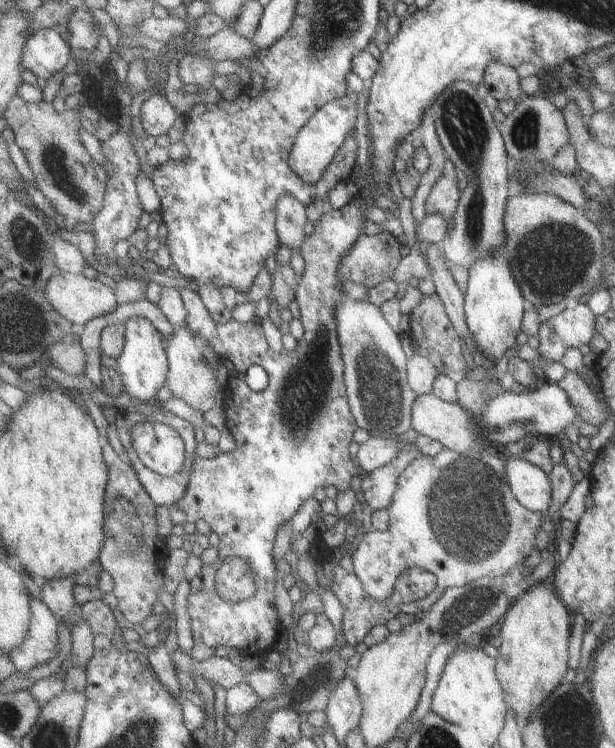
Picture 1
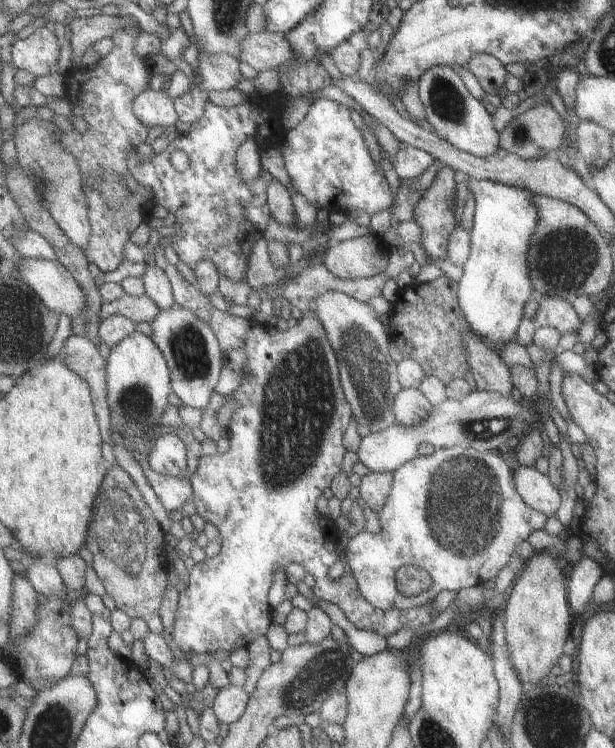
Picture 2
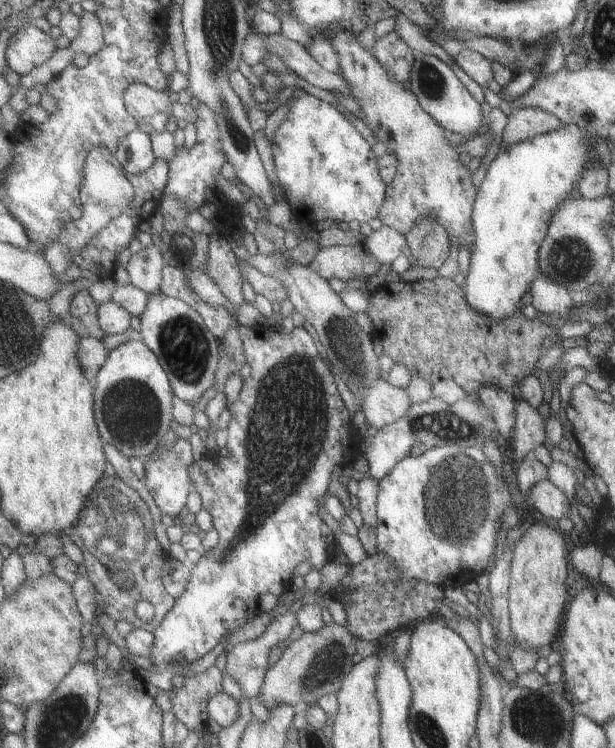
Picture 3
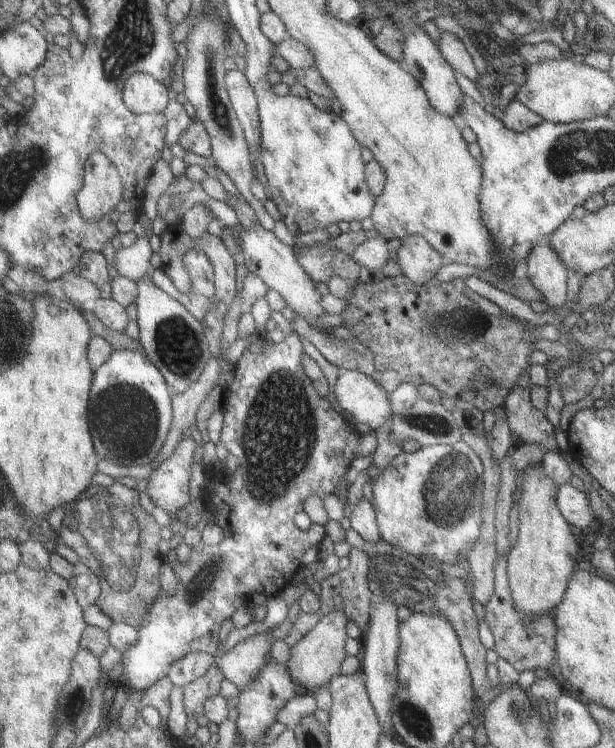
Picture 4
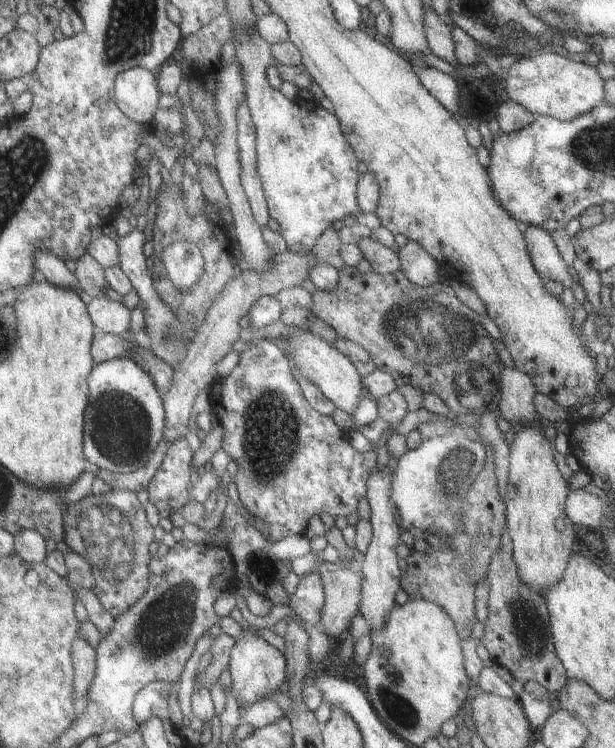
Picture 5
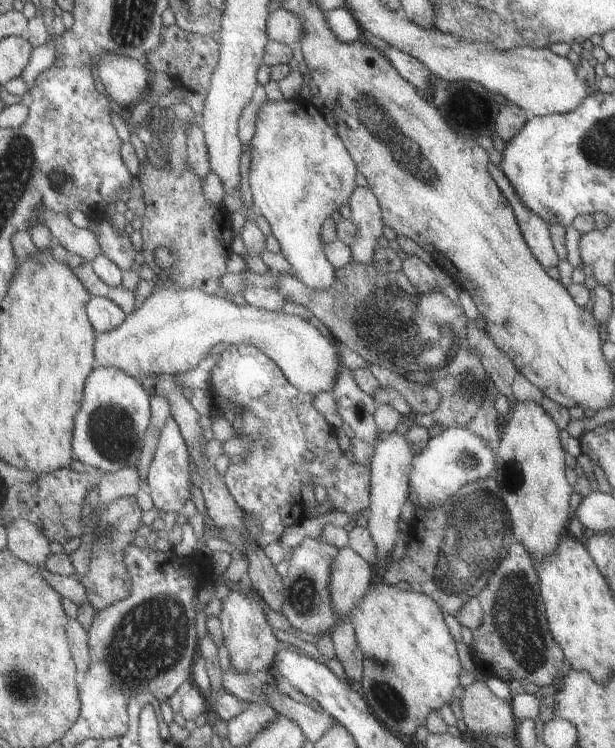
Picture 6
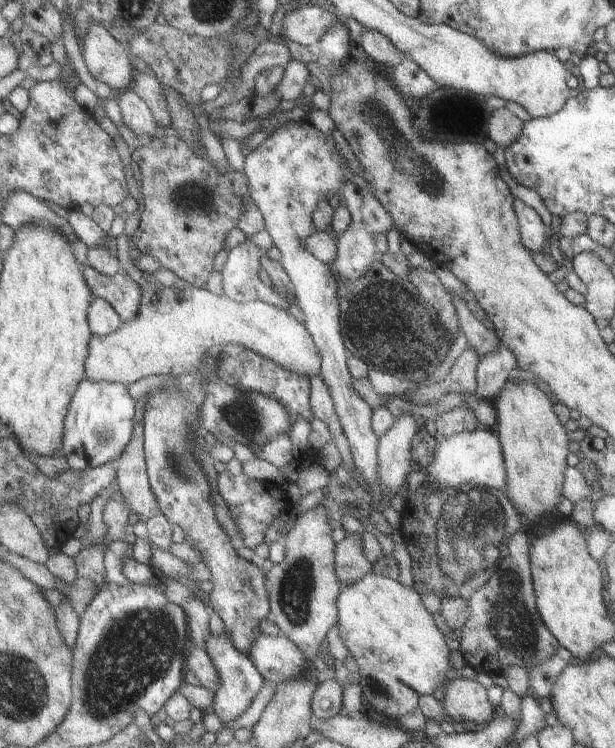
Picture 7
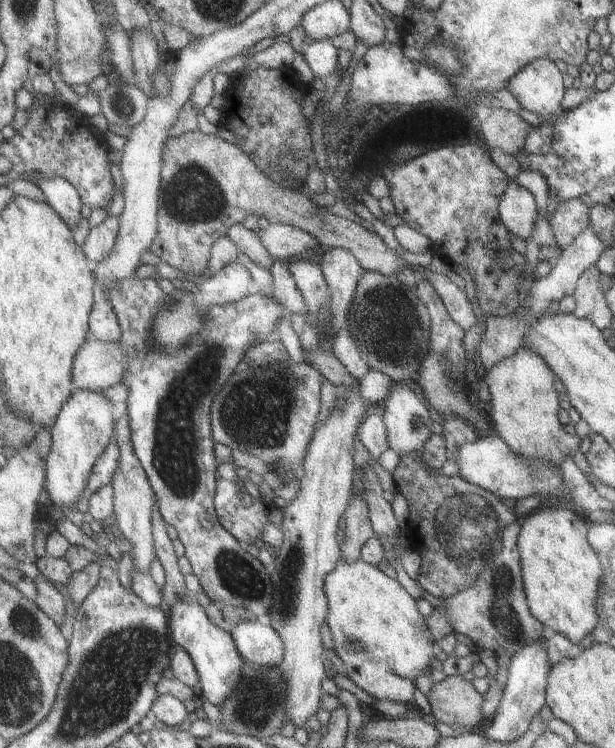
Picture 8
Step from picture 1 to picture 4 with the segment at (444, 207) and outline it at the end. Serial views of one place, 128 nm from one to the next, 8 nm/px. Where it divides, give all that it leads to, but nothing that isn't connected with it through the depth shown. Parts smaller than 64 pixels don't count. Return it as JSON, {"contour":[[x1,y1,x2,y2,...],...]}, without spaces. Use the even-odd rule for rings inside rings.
{"contour":[[411,235,401,240,396,261,403,268,403,275,415,284,423,284,445,264,443,256,433,250,421,236]]}

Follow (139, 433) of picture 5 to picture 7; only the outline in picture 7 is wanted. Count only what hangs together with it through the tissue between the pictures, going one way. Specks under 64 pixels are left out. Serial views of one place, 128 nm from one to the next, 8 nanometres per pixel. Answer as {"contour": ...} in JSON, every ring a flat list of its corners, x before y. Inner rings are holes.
{"contour":[[84,379,65,420,61,454,69,466,68,472,85,473,120,458,133,439,139,418,139,402,130,396,127,385]]}

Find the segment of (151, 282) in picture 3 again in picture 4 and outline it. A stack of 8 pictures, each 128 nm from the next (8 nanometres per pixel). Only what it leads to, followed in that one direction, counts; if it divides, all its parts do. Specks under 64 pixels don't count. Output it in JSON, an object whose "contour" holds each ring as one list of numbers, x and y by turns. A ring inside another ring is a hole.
{"contour":[[149,236,139,237,131,246,117,250,113,266,117,268,119,275,137,282,154,272,155,269,150,264,151,258,153,250,149,246]]}

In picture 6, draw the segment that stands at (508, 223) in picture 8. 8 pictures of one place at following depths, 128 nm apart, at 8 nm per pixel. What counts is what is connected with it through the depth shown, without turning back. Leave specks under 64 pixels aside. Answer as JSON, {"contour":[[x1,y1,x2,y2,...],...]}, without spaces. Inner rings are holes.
{"contour":[[491,161,487,164,487,170,489,170,495,185,501,190,503,197,510,204,523,242,535,260,544,269,557,266,559,258,553,251,551,239,549,239,549,225,521,204,521,200,515,196,514,188,509,185,501,170]]}

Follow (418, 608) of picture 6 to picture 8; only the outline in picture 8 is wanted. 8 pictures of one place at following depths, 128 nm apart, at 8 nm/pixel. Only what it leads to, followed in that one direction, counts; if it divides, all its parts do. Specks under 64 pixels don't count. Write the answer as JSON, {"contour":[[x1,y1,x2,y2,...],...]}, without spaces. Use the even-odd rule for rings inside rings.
{"contour":[[341,556,338,566,326,577,325,592,330,602,326,623,334,641,334,651,343,662,348,677,379,701,411,702,413,678,427,670,429,662,433,660,431,633,415,610,415,600,403,590,397,580,383,574,377,566,362,559,347,561]]}

